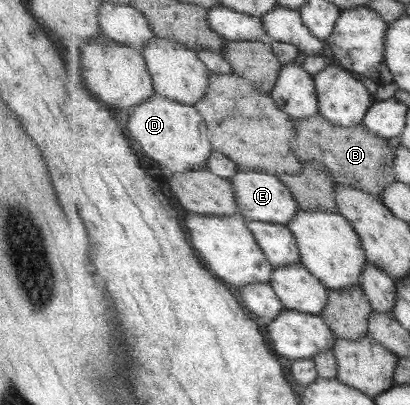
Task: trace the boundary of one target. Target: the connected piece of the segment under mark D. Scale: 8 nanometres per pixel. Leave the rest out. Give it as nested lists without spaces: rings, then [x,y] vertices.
[[[157,93],[135,106],[129,116],[127,129],[135,142],[140,143],[145,154],[159,163],[165,177],[205,168],[211,152],[215,151],[210,130],[200,111],[194,105],[175,102]]]

